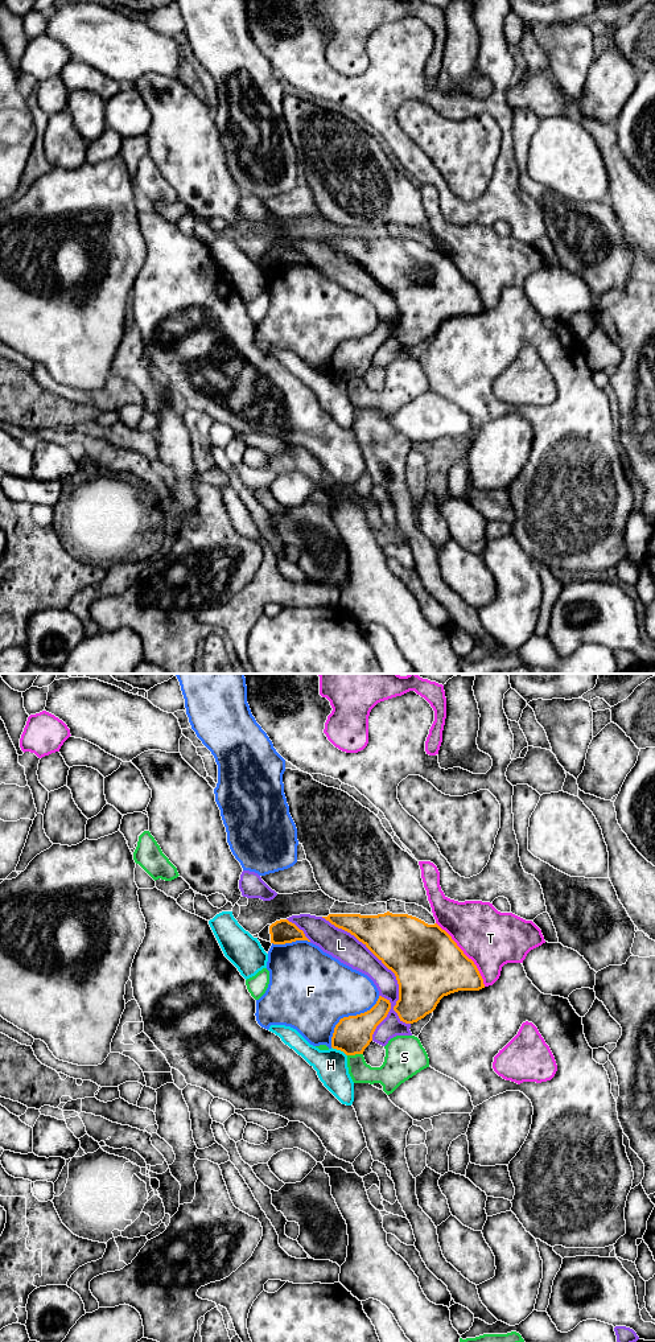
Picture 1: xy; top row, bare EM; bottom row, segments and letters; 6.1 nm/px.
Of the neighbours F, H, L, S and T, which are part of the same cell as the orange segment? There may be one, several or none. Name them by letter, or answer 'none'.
none

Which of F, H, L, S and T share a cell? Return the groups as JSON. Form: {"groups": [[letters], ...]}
{"groups": [["F"], ["H"], ["L"], ["S"], ["T"]]}

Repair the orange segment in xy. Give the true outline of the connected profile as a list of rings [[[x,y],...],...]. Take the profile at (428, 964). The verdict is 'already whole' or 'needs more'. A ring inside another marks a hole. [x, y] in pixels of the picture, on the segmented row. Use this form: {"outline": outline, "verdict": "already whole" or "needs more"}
{"outline": [[[390,911],[378,915],[329,914],[322,918],[354,935],[395,973],[399,984],[399,1000],[394,1010],[405,1024],[417,1022],[432,1013],[444,996],[458,991],[485,988],[474,962],[437,923],[428,925],[416,917]]], "verdict": "already whole"}

